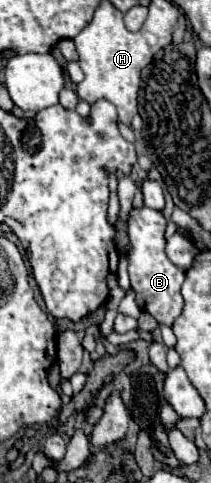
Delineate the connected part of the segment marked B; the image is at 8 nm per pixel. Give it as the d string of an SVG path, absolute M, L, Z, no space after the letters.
M143 207L133 209L127 221L129 225L129 239L131 239L131 253L129 253L129 277L131 287L137 293L137 305L141 311L147 311L157 319L159 325L171 325L183 309L181 285L185 279L185 271L175 267L165 255L165 227L167 217L161 211Z

